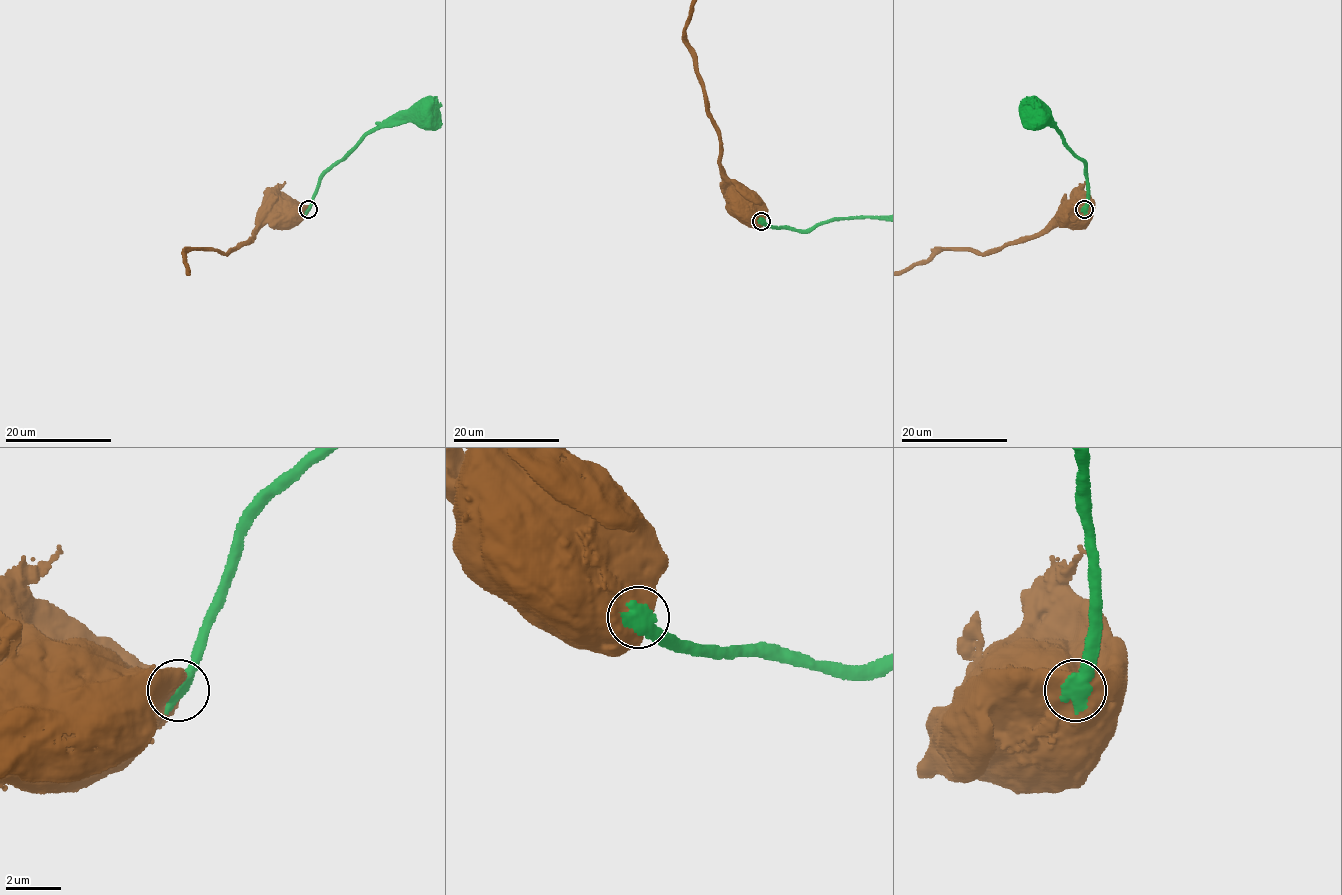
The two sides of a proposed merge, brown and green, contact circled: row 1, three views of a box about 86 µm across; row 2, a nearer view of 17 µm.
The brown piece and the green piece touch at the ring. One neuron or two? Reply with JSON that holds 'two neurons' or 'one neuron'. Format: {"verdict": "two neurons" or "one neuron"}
{"verdict": "two neurons"}

